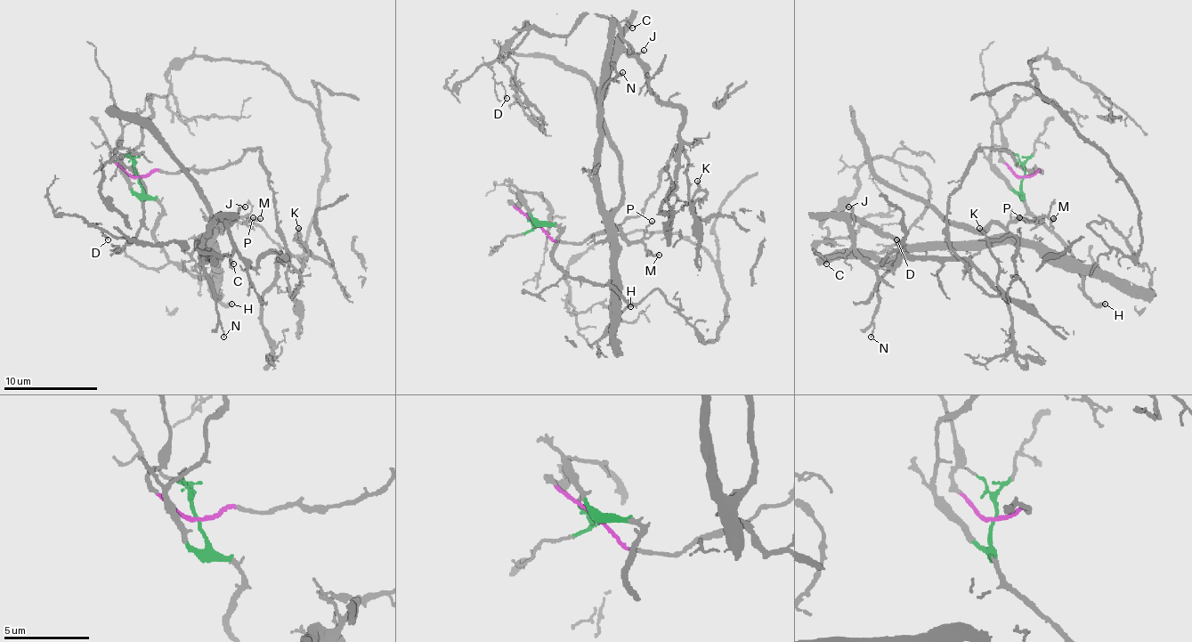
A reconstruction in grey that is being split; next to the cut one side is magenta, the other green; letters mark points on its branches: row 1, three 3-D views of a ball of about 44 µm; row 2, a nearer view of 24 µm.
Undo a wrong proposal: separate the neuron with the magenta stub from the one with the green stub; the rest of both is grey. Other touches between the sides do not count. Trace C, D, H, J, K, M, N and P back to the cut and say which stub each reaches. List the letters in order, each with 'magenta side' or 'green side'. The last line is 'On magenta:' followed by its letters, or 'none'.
C: green side
D: green side
H: green side
J: green side
K: magenta side
M: green side
N: green side
P: green side
On magenta: K

